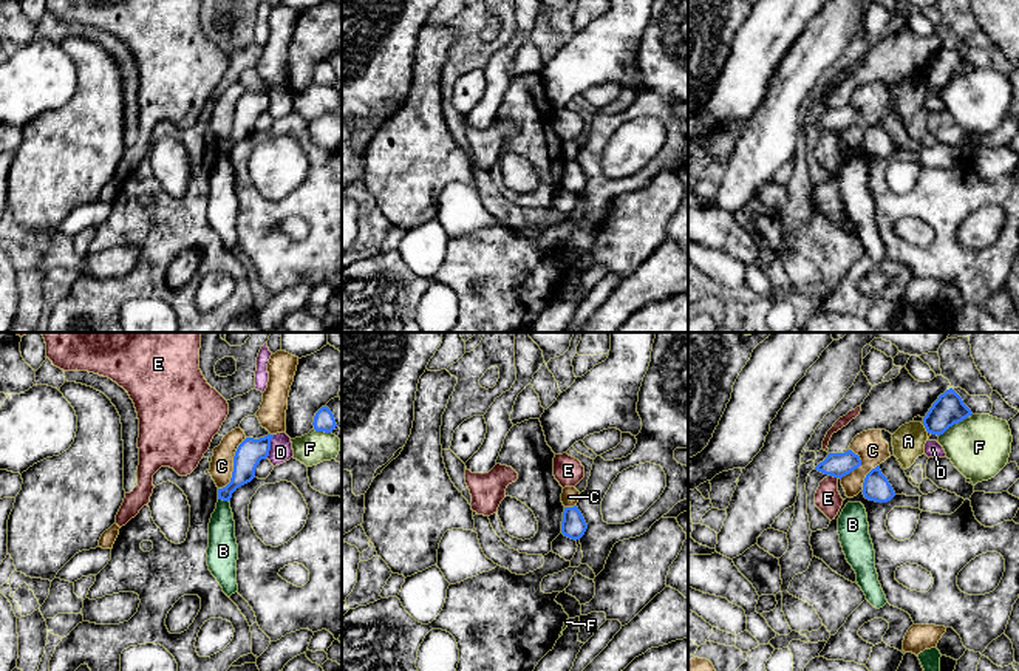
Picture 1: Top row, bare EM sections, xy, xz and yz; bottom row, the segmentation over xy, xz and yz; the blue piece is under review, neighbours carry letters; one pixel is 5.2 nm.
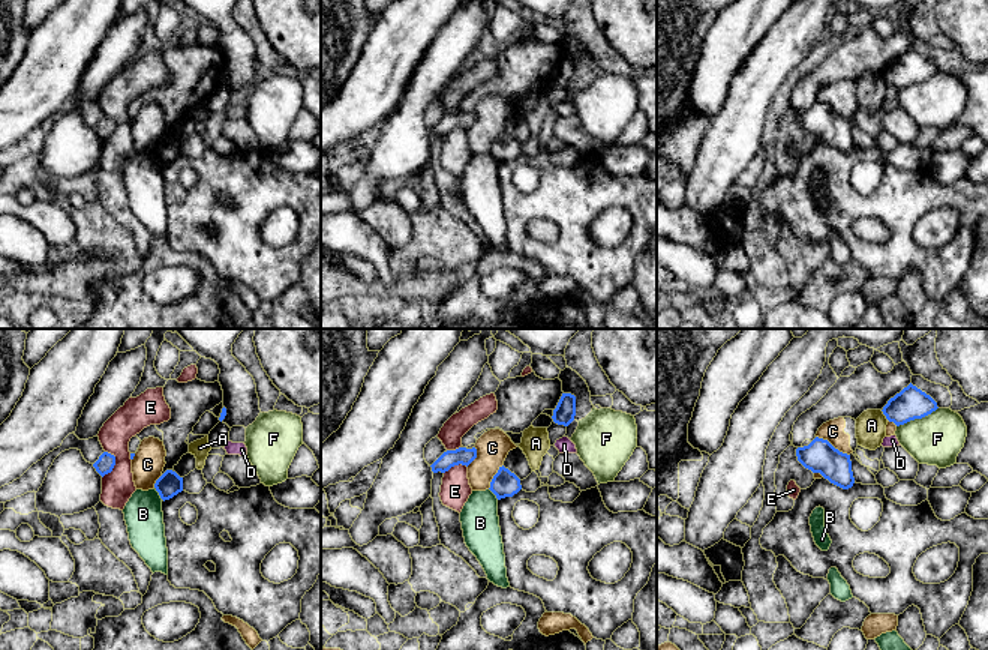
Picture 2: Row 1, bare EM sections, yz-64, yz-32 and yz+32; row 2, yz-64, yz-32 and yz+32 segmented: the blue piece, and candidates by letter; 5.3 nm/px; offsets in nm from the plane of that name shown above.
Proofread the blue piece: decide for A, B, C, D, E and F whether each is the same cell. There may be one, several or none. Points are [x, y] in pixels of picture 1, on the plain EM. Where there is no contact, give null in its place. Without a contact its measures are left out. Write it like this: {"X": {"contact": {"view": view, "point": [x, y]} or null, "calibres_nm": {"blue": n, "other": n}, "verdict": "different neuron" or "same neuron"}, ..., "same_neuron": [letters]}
{"A": {"contact": {"view": "yz", "point": [925, 81]}, "calibres_nm": {"blue": 160, "other": 170}, "verdict": "different neuron"}, "B": {"contact": {"view": "xy", "point": [223, 153]}, "calibres_nm": {"blue": 130, "other": 150}, "verdict": "different neuron"}, "C": {"contact": {"view": "xy", "point": [234, 119]}, "calibres_nm": {"blue": 140, "other": 120}, "verdict": "different neuron"}, "D": {"contact": {"view": "xy", "point": [269, 99]}, "calibres_nm": {"blue": 140, "other": 120}, "verdict": "different neuron"}, "E": {"contact": {"view": "yz", "point": [834, 130]}, "calibres_nm": {"blue": 130, "other": 140}, "verdict": "different neuron"}, "F": {"contact": {"view": "yz", "point": [954, 76]}, "calibres_nm": {"blue": 160, "other": 320}, "verdict": "different neuron"}, "same_neuron": []}

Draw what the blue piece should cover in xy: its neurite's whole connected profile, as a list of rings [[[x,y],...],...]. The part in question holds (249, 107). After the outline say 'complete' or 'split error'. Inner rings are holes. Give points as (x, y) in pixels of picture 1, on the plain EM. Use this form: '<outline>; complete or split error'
[[[268,88],[260,93],[246,91],[237,102],[233,110],[233,125],[230,136],[218,142],[218,153],[230,155],[232,147],[250,136],[255,131],[255,122],[261,113],[269,110],[271,94],[274,88]]]; complete

